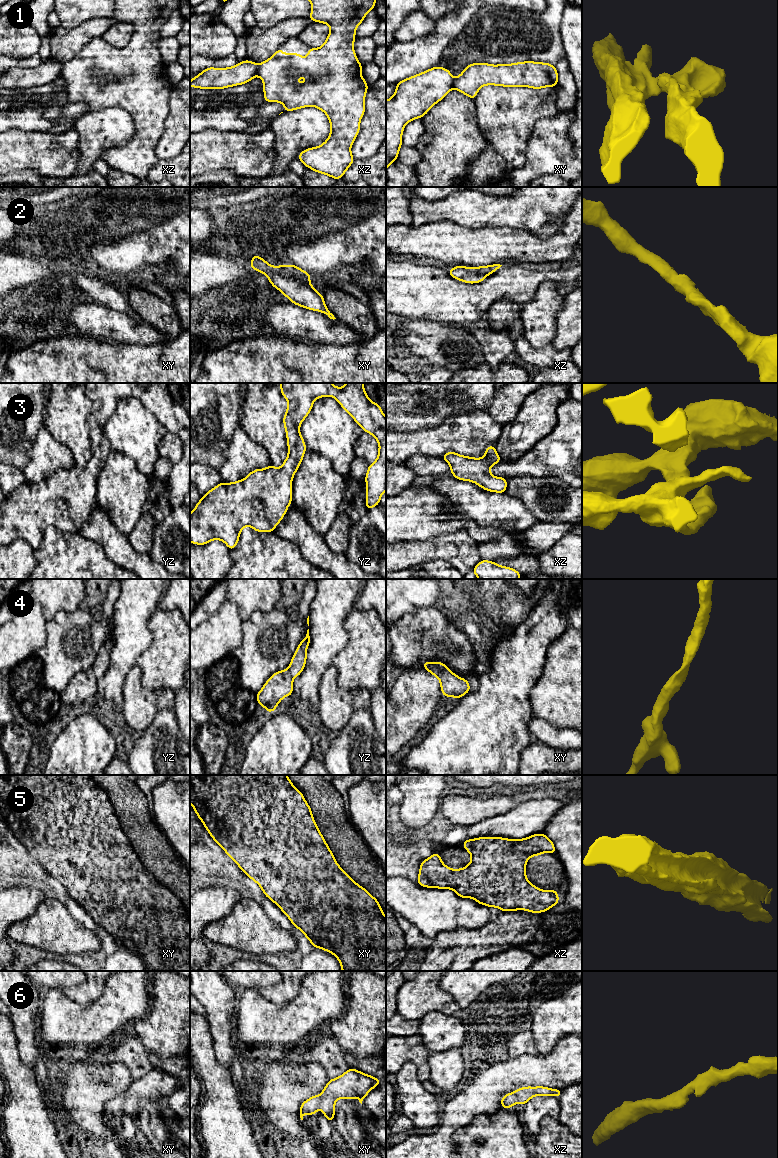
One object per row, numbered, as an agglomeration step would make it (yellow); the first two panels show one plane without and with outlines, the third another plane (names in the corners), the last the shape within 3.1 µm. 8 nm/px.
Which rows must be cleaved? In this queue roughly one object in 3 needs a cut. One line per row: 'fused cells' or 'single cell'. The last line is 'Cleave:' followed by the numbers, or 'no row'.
1: fused cells
2: single cell
3: single cell
4: single cell
5: single cell
6: single cell
Cleave: 1

